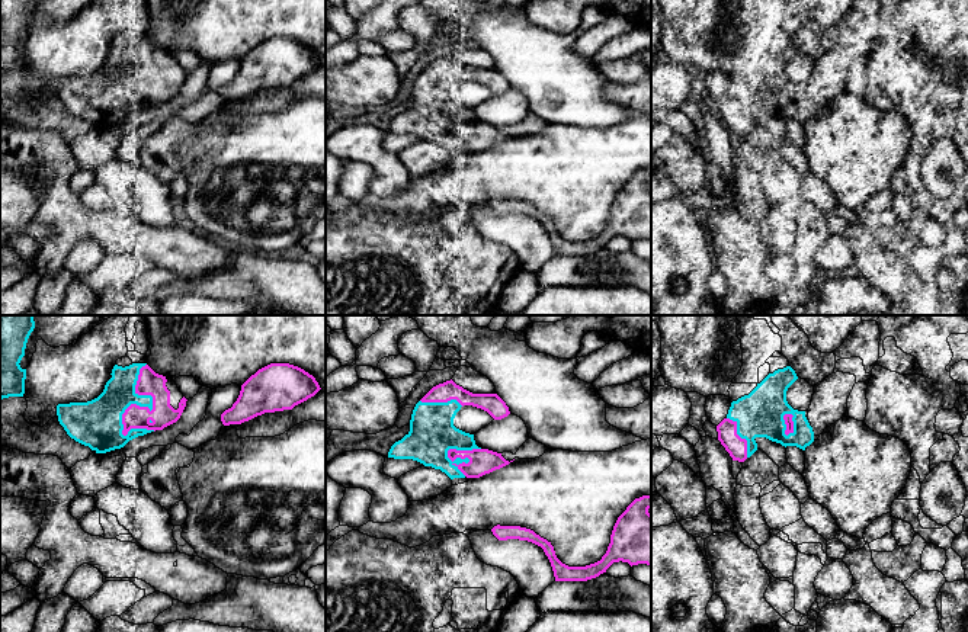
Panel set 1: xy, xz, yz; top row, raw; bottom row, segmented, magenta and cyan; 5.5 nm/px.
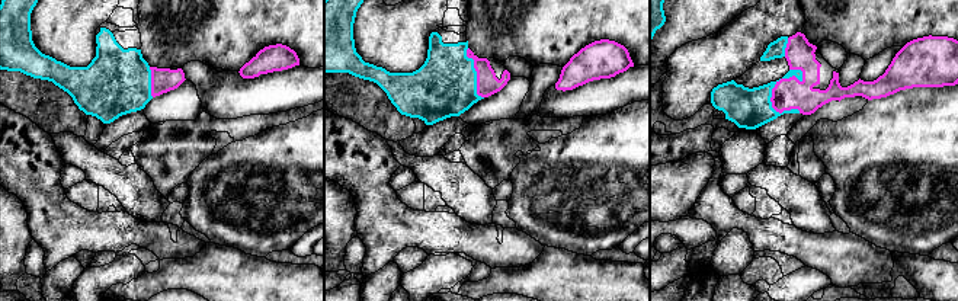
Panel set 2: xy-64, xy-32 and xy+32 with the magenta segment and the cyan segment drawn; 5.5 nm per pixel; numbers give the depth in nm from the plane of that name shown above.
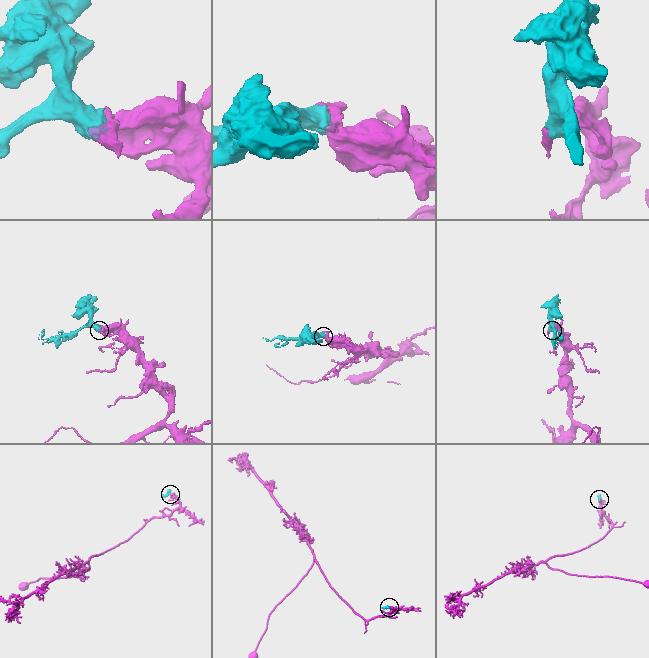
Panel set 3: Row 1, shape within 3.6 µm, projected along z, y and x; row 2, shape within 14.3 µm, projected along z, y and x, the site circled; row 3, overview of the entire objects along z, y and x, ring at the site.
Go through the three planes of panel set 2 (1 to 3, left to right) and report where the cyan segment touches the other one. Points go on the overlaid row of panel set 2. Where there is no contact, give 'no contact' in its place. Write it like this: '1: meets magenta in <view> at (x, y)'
1: meets magenta in xy-64 at (151, 82)
2: meets magenta in xy-32 at (477, 73)
3: meets magenta in xy+32 at (774, 87)

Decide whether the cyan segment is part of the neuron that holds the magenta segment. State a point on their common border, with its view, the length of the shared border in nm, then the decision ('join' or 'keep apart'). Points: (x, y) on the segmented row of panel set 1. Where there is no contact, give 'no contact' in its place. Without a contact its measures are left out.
xy (153, 407) | 420 nm | join

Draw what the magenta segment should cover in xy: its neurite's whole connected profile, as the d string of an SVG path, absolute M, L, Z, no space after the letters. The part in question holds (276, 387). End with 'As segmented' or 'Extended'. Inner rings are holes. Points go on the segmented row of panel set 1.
M270 363L243 385L237 401L221 414L224 426L241 424L265 413L292 410L320 391L312 375L289 363Z. As segmented

